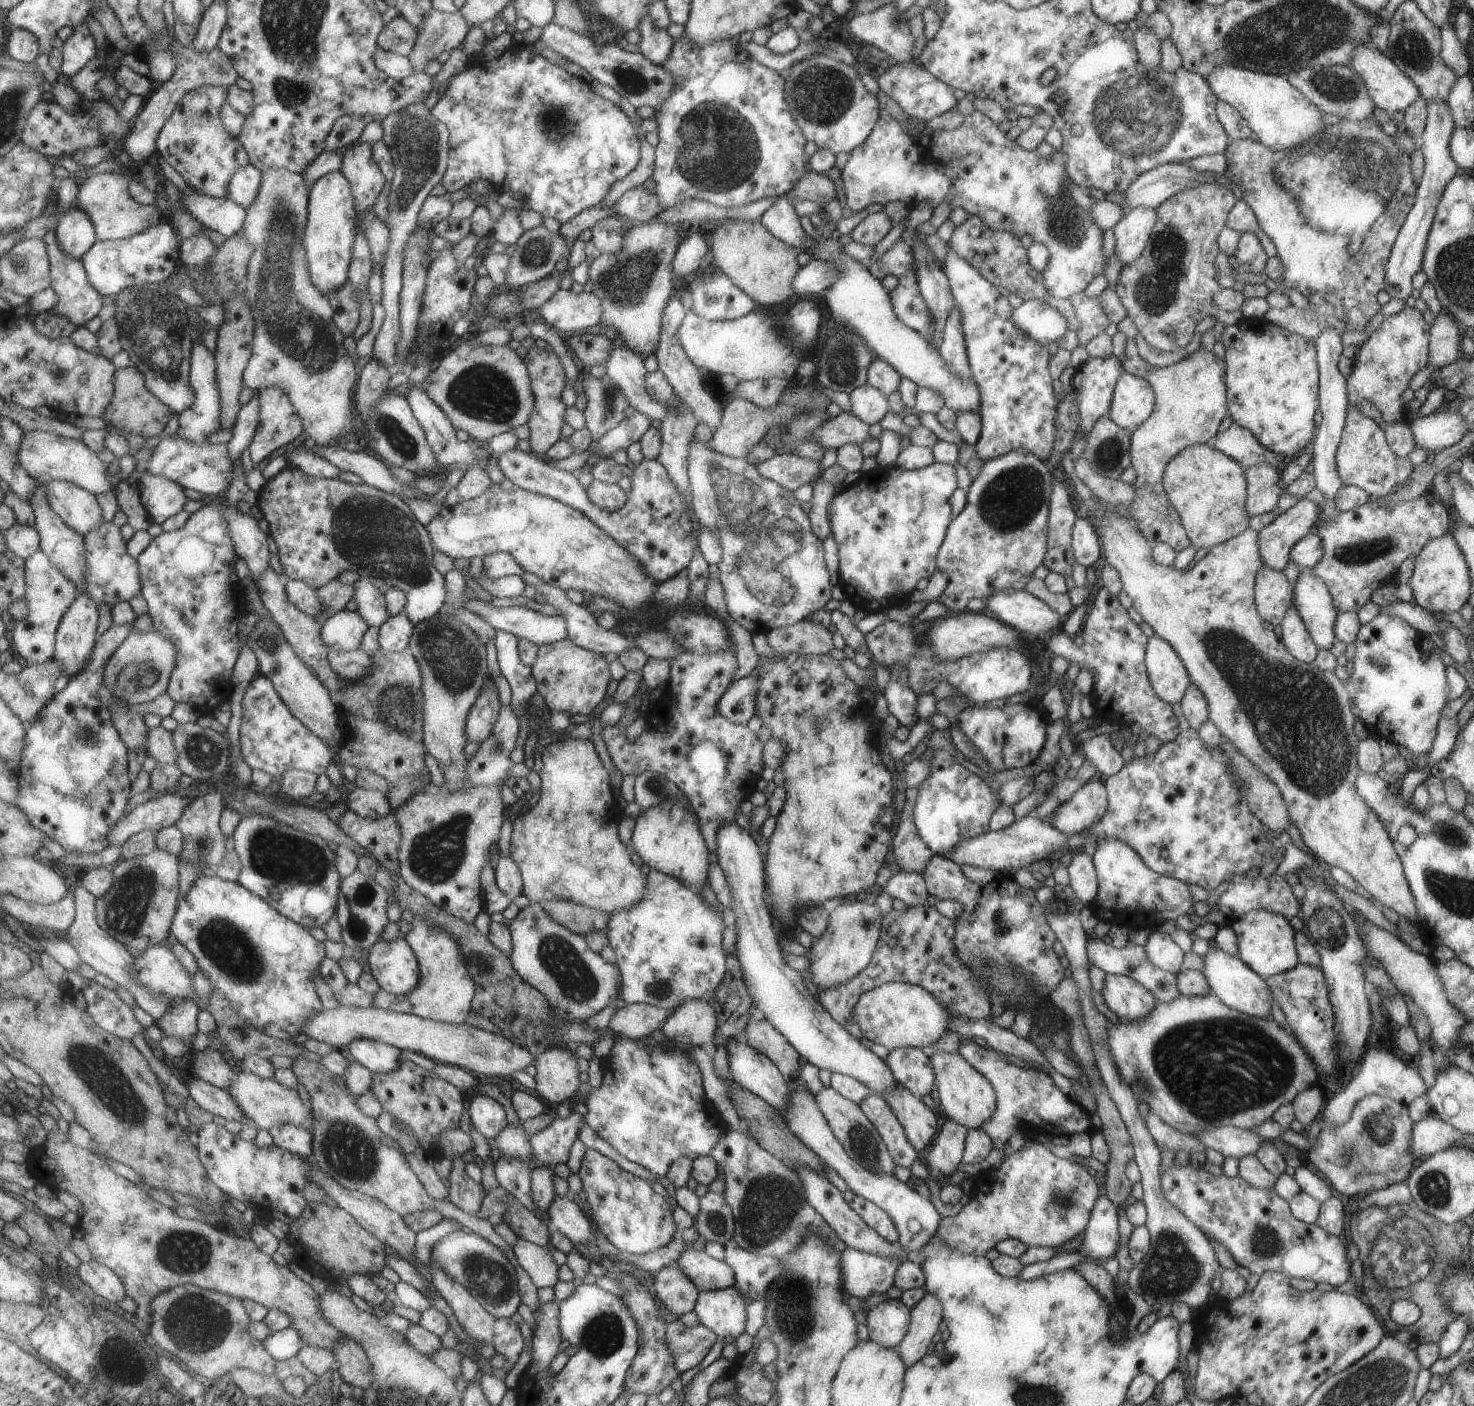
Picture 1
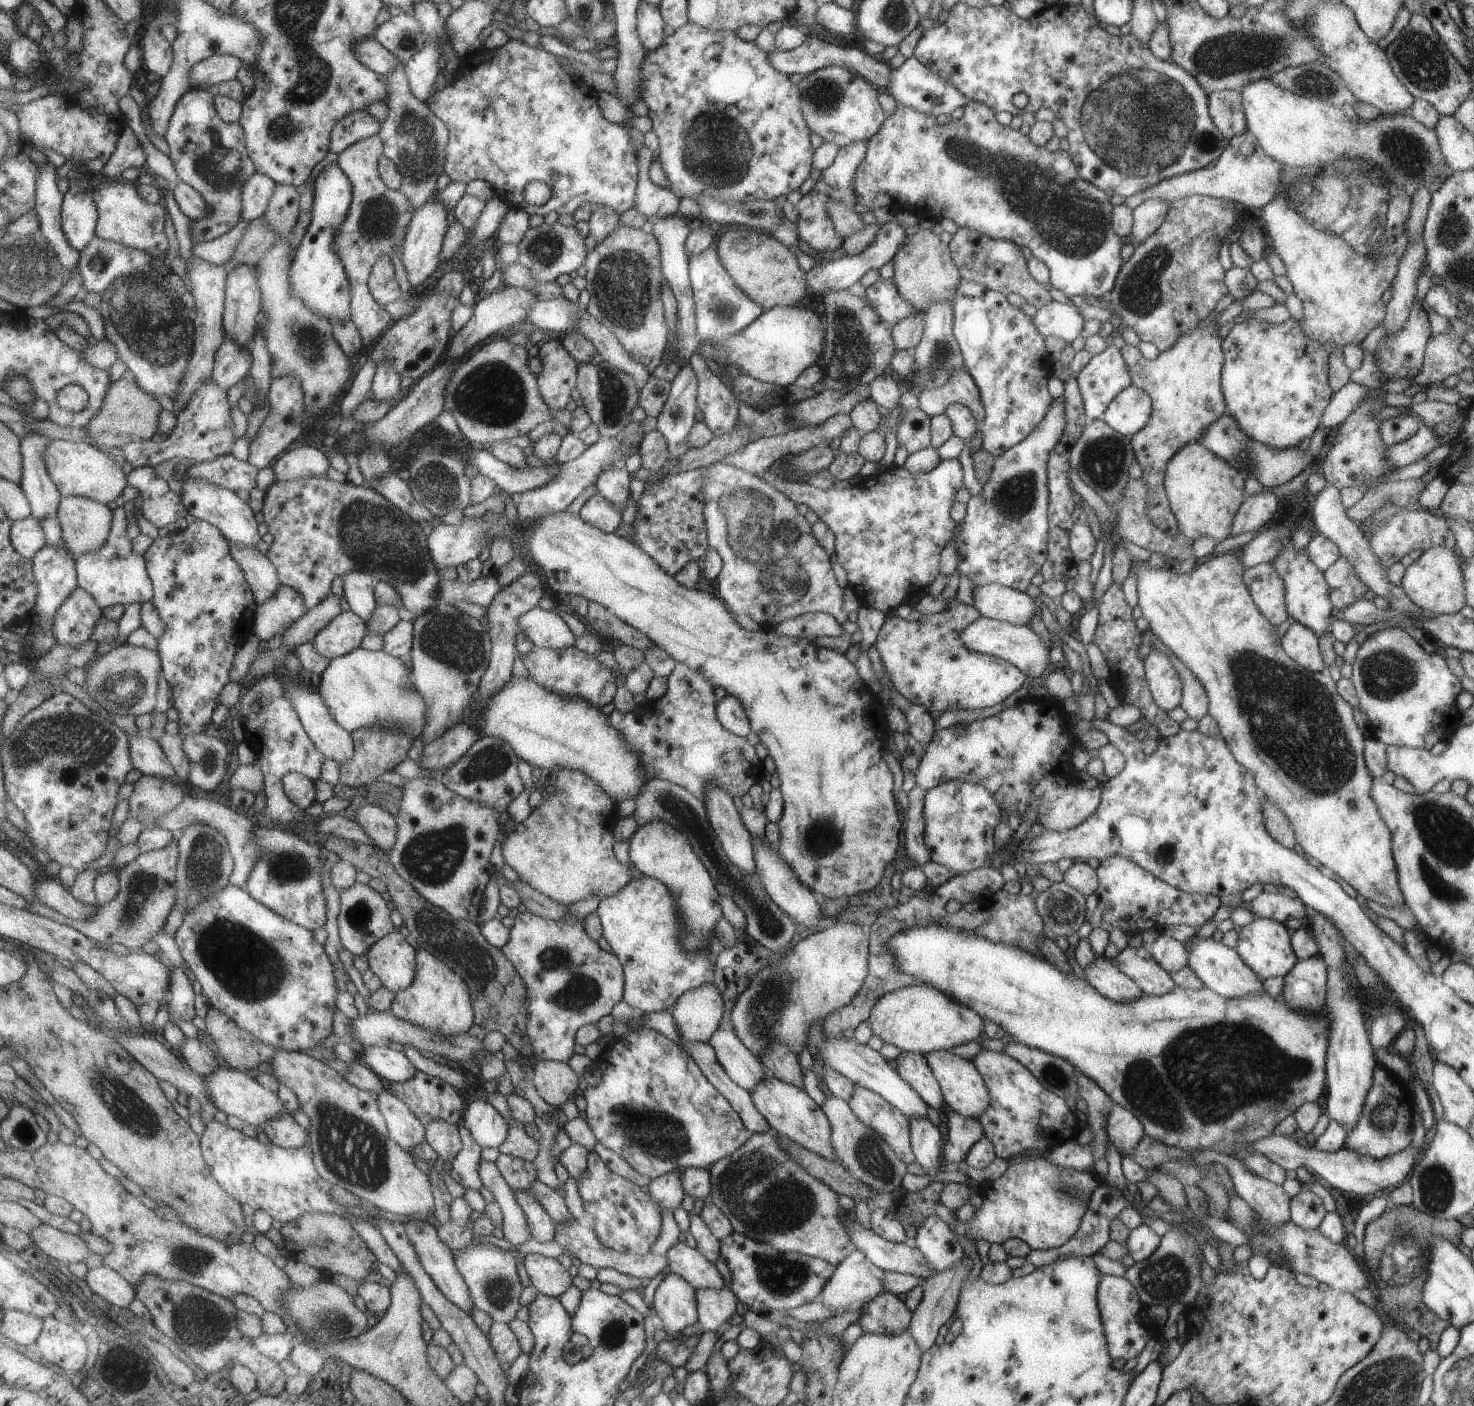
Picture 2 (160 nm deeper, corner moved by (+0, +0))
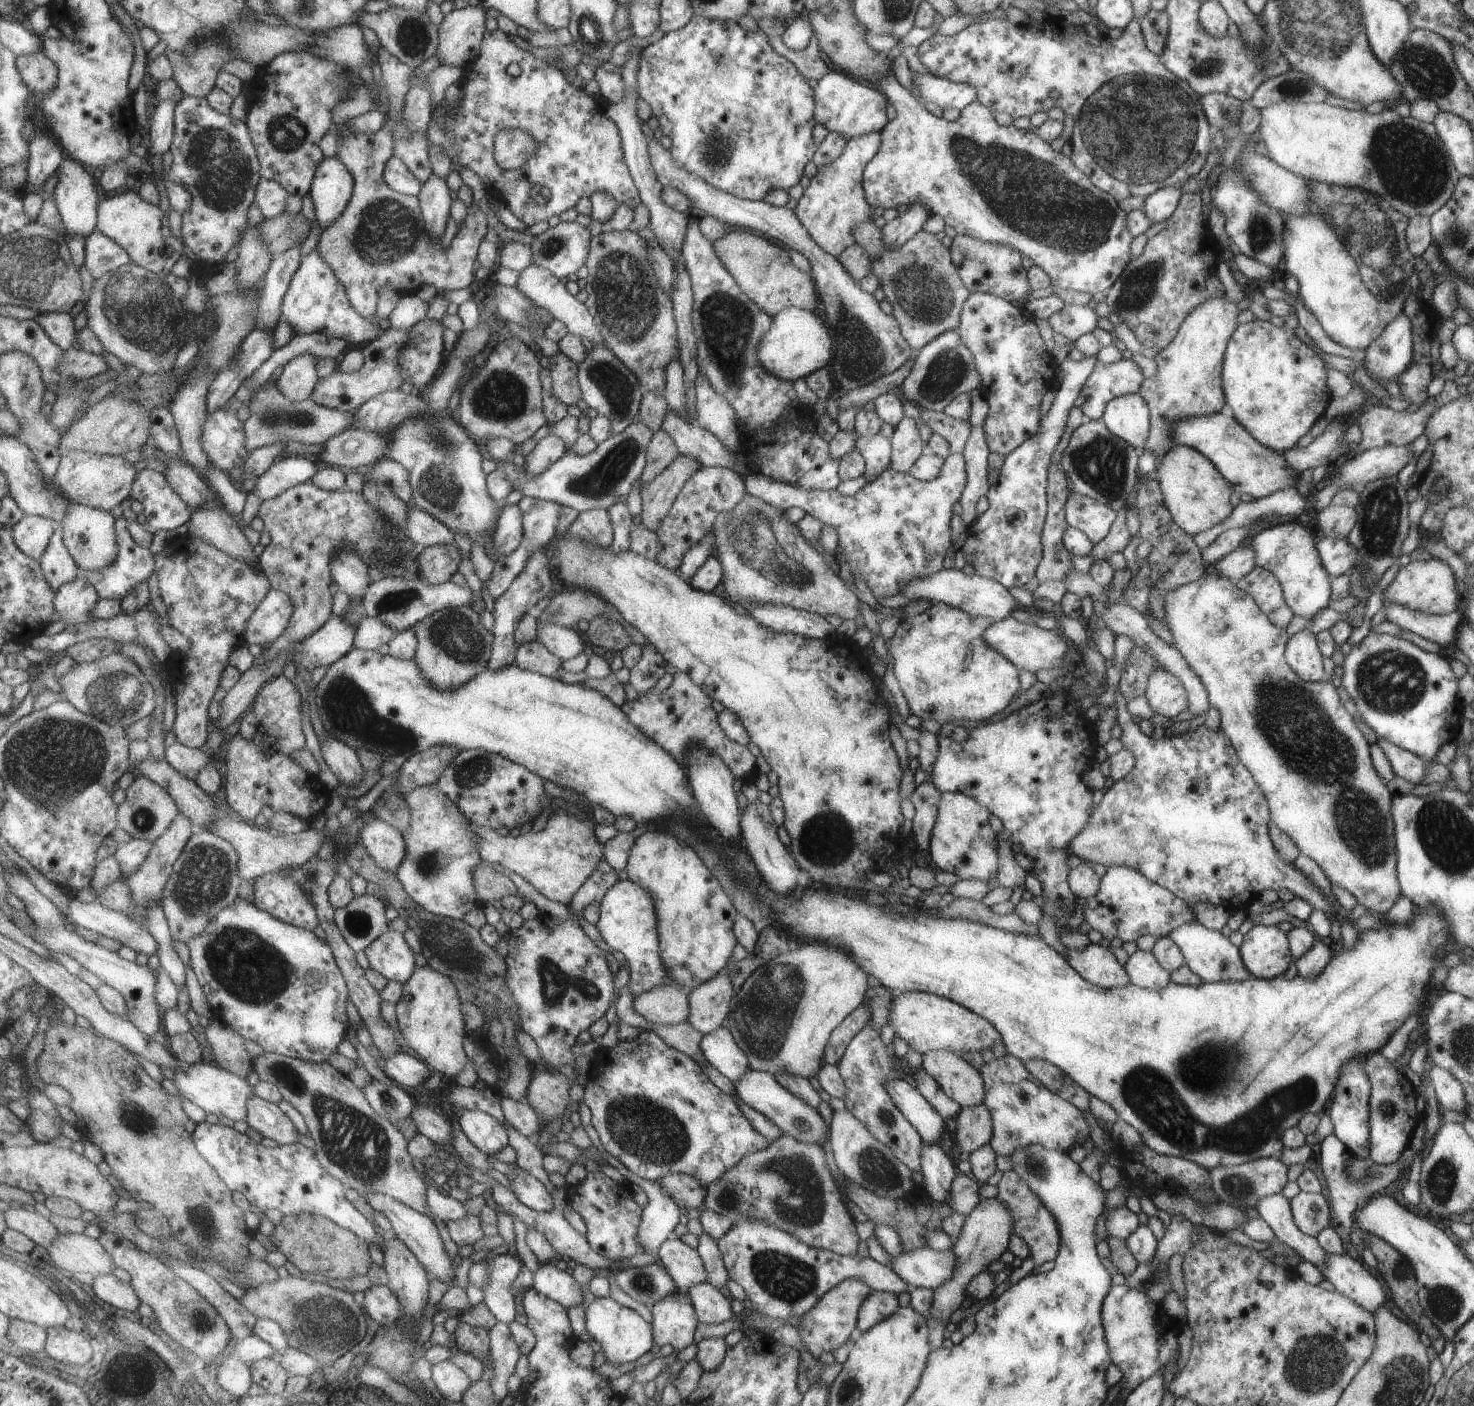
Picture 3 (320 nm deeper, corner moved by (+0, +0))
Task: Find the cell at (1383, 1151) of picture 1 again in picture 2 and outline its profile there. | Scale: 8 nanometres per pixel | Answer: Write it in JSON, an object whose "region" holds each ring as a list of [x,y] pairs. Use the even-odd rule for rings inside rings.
{"region":[[[1377,1063],[1373,1070],[1371,1088],[1365,1094],[1361,1114],[1357,1118],[1357,1124],[1345,1134],[1343,1148],[1375,1159],[1392,1157],[1393,1154],[1406,1148],[1411,1143],[1413,1134],[1414,1098],[1412,1096],[1413,1092],[1406,1087],[1405,1082]]]}

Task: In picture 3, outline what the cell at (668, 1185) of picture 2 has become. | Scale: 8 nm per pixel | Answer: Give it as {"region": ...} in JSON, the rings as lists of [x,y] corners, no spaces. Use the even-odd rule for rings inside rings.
{"region":[[[624,1166],[615,1170],[625,1178],[628,1185],[633,1184],[641,1188],[648,1198],[647,1204],[642,1208],[636,1241],[643,1254],[655,1255],[657,1259],[658,1248],[669,1238],[669,1232],[678,1223],[679,1207],[655,1181],[645,1180]]]}

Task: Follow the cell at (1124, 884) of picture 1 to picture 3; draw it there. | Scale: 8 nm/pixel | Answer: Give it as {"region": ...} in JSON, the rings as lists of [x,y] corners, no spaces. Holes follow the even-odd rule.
{"region":[[[1126,866],[1106,867],[1105,873],[1100,878],[1098,891],[1083,905],[1082,916],[1093,930],[1101,933],[1102,937],[1109,940],[1113,937],[1119,938],[1121,942],[1135,942],[1139,936],[1152,934],[1164,937],[1180,924],[1192,921],[1193,916],[1189,905],[1180,898],[1173,896],[1167,889],[1147,880],[1140,872],[1127,868]]]}

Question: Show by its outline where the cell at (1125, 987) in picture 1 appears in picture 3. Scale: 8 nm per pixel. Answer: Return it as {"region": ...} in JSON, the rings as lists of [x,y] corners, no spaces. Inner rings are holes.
{"region":[[[1089,943],[1087,946],[1078,949],[1065,949],[1064,959],[1081,978],[1098,987],[1110,989],[1130,983],[1124,966],[1120,966],[1113,954],[1104,946],[1100,946],[1099,943]]]}

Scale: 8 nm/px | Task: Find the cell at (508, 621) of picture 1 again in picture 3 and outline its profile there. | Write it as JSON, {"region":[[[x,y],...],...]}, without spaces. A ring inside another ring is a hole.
{"region":[[[537,623],[536,639],[561,661],[577,656],[584,646],[573,629],[552,624],[539,625]]]}

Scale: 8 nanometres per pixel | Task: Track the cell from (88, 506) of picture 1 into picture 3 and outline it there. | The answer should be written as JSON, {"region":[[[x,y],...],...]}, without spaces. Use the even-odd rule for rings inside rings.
{"region":[[[72,502],[68,516],[60,524],[64,530],[64,541],[77,564],[85,571],[100,571],[111,566],[118,557],[120,544],[113,514],[100,508]]]}

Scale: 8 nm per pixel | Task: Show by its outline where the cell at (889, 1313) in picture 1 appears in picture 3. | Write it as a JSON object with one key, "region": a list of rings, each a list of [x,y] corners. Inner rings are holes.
{"region":[[[871,1291],[861,1303],[856,1318],[856,1328],[865,1332],[869,1327],[887,1318],[899,1307],[897,1297],[885,1291]]]}

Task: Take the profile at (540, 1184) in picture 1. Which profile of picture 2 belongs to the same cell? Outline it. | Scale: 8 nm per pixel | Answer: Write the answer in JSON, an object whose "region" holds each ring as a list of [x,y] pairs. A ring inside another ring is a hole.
{"region":[[[529,1190],[515,1192],[515,1194],[517,1194],[519,1204],[525,1210],[532,1239],[540,1243],[553,1241],[555,1224],[549,1214],[545,1212],[545,1208],[541,1208],[541,1204],[537,1203]]]}

